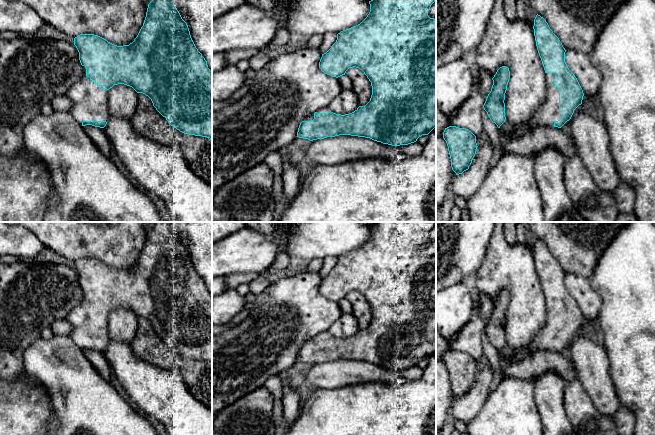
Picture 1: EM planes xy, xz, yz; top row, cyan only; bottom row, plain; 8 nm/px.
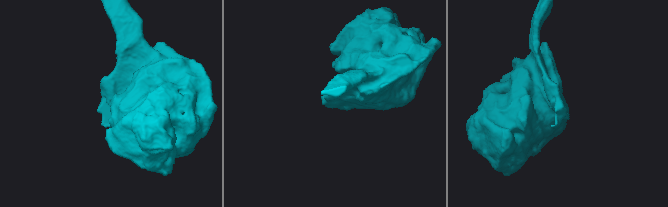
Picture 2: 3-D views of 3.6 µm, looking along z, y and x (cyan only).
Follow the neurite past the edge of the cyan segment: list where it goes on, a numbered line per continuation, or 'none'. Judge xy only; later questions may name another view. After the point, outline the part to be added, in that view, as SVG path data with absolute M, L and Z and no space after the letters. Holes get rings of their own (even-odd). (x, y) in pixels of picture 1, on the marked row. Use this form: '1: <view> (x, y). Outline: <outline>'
1: xy (89, 103). Outline: M83 66L82 78L71 86L66 95L72 101L71 116L82 125L83 121L108 121L108 90L100 89L89 77Z

